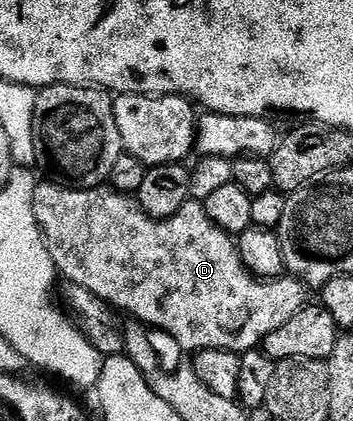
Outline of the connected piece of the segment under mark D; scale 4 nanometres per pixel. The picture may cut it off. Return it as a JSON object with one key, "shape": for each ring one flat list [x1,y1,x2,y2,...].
{"shape":[[57,181,45,182,40,184,39,187,33,188,34,216,42,231,42,239,46,242,46,248,52,257,57,274,63,280,84,285,84,289,92,289,92,293,96,293,96,297,100,297,105,303,111,303,114,308,127,316,130,314,131,320,145,323,147,328,150,329,159,327,160,330,167,331,184,350,190,351,189,353,200,351,236,351,241,353,261,348,263,341,268,337,268,333,280,329,280,325,284,325,284,321,292,321,292,317,296,317,296,313,300,313,308,306,308,299,306,299,308,288,301,279,279,277,269,280,259,279,258,276,253,275,244,265,242,254,238,252,235,236,228,234,224,229,220,229,220,225,216,225,212,221,212,217,208,217,206,208,201,202,187,201,174,216,167,219,154,219,144,211,137,198,123,195,122,192,115,191,109,186,81,188,67,187]]}

